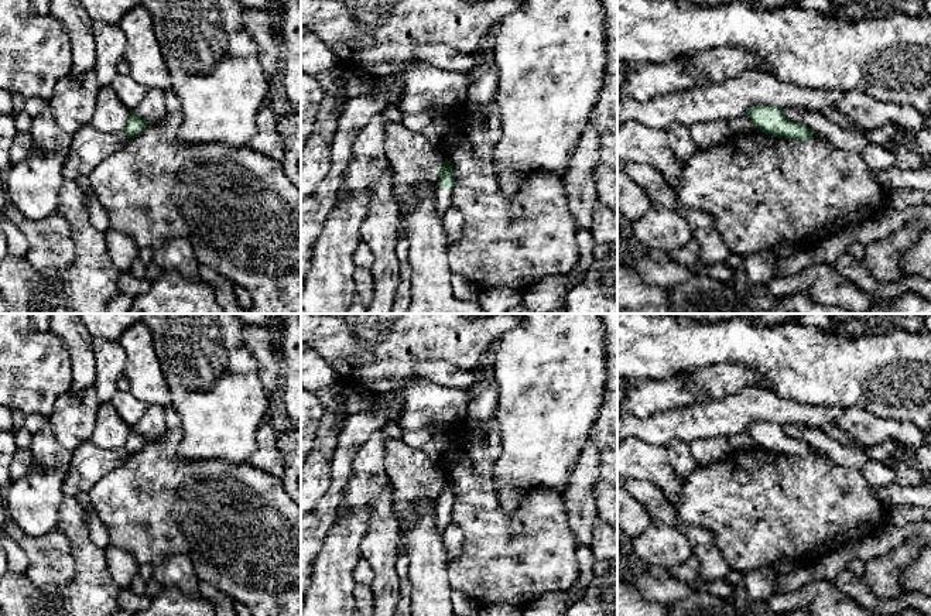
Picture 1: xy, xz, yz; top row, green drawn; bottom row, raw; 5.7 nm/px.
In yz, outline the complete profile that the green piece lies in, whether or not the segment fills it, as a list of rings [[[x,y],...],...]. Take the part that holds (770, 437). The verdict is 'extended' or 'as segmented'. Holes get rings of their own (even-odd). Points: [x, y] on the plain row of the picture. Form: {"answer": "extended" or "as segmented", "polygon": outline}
{"answer": "as segmented", "polygon": [[[752,422],[746,431],[766,451],[805,458],[815,449],[812,445],[787,435],[783,425],[778,424]]]}

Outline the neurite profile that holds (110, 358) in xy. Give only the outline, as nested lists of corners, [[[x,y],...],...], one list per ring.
[[[93,338],[93,352],[96,359],[93,393],[102,404],[110,401],[117,391],[117,379],[124,374],[126,352],[117,340],[102,338]]]

